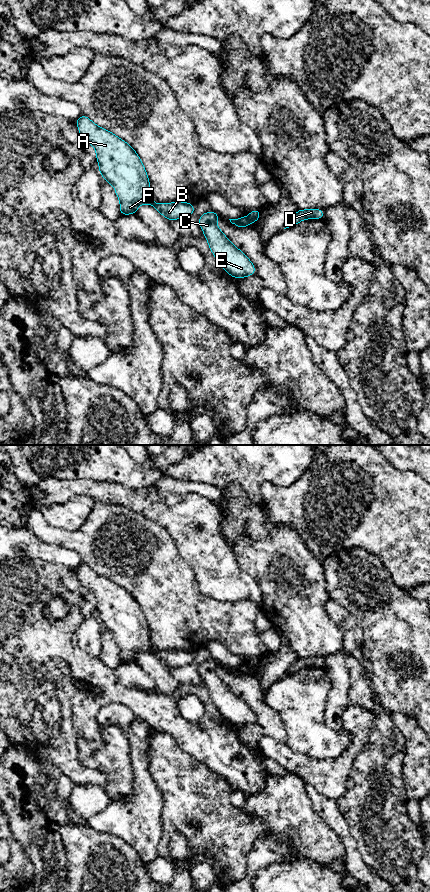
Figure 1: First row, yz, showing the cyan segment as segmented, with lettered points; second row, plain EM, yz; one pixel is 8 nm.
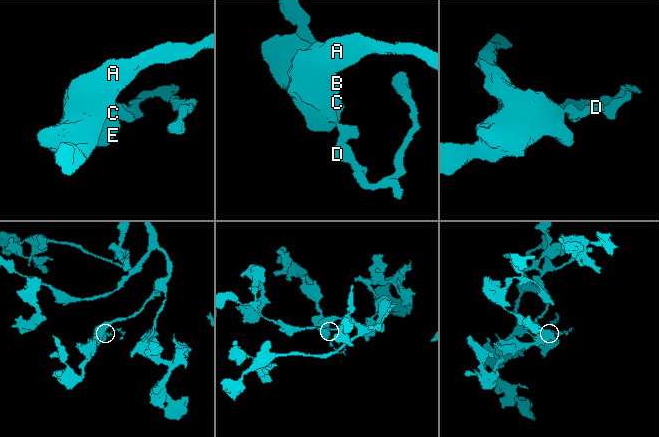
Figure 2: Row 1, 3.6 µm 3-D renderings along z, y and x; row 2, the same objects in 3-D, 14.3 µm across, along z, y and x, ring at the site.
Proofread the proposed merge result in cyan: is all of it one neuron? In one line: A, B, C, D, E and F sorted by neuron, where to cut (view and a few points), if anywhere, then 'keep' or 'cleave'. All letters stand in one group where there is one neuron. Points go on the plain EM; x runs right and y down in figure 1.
A B C E F / D | yz (247, 665), (251, 670) | cleave

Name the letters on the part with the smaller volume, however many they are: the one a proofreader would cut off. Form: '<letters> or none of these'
D

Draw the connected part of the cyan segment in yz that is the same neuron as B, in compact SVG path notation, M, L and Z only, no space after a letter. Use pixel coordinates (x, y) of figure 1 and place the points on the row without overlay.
M81 563L75 570L81 585L96 598L100 622L115 637L115 641L120 648L120 663L137 662L137 656L141 652L153 654L169 669L193 663L195 652L182 649L158 652L152 648L150 630L145 615L136 599L127 590L112 580L98 575L85 563Z

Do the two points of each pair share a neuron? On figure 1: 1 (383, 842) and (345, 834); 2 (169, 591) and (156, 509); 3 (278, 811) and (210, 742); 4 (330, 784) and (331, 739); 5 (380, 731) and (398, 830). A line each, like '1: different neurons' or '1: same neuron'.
1: different neurons
2: different neurons
3: different neurons
4: different neurons
5: same neuron

